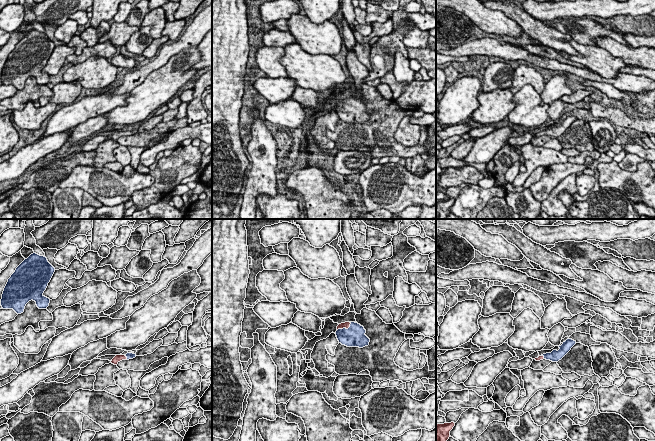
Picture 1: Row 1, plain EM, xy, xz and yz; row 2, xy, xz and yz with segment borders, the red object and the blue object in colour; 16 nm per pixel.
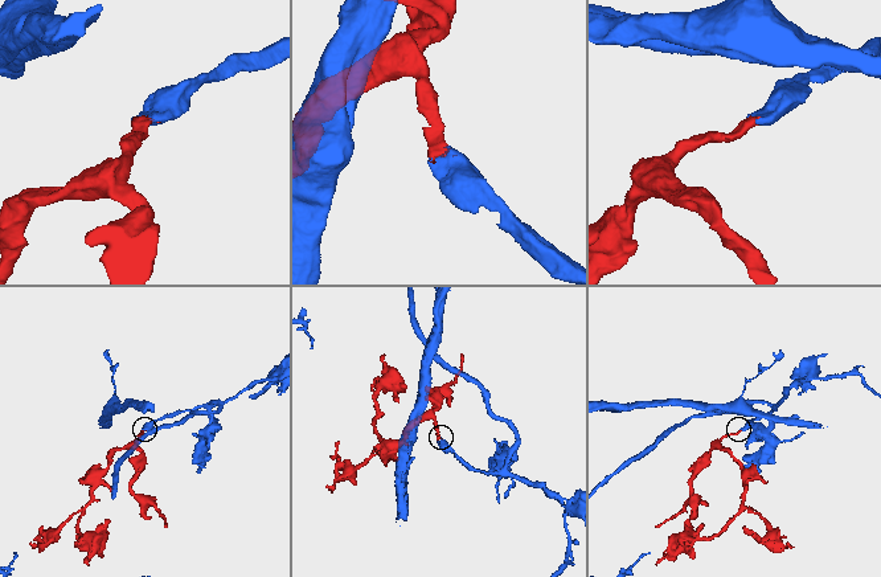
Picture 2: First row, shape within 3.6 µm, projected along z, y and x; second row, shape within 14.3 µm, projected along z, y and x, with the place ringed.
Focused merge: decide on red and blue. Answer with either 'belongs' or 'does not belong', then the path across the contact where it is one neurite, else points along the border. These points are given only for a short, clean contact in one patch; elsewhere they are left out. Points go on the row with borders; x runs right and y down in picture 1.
belongs; runs through xz (346, 325), (344, 327), (354, 336)

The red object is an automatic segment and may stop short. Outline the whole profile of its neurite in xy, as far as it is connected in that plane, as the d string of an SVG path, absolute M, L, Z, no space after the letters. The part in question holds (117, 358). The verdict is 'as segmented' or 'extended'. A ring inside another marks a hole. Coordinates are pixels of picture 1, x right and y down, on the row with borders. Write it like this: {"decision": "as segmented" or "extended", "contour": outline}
{"decision": "extended", "contour": "M127 353L126 355L116 355L111 363L114 364L114 365L117 365L120 361L122 360L129 360L129 359L133 359L136 357L136 354L133 354L133 353Z"}

